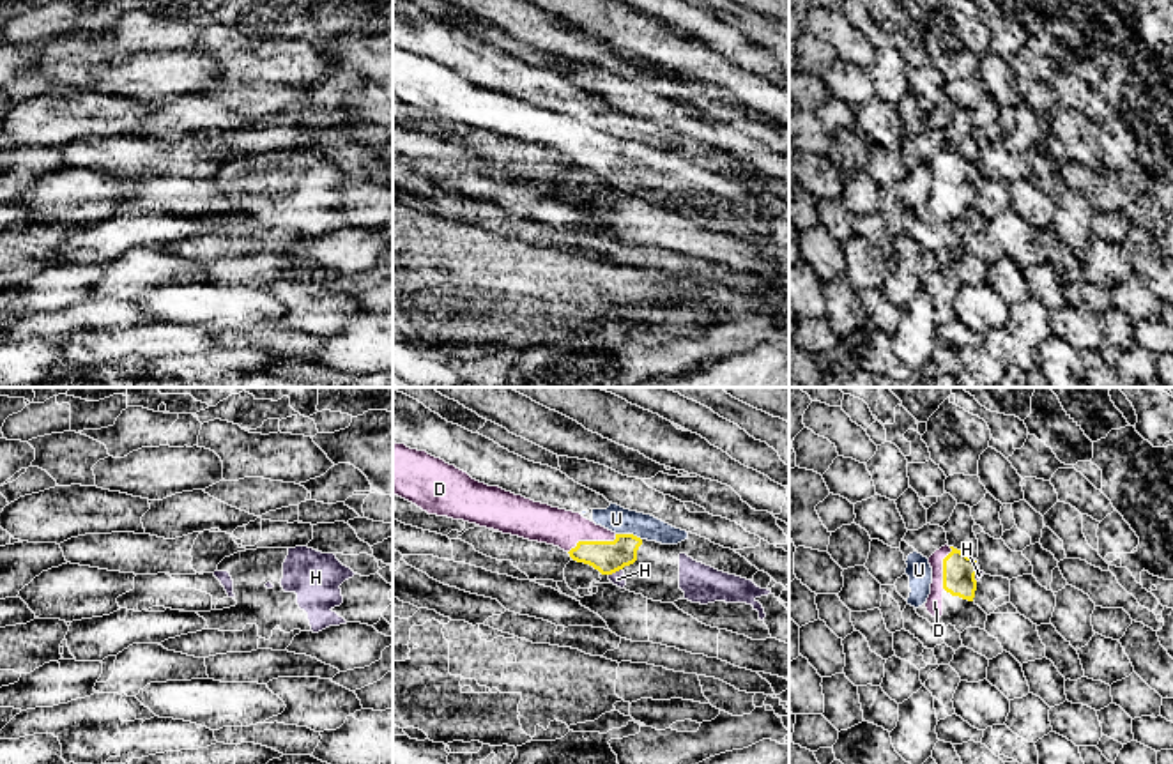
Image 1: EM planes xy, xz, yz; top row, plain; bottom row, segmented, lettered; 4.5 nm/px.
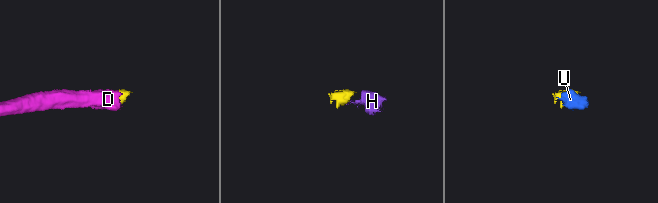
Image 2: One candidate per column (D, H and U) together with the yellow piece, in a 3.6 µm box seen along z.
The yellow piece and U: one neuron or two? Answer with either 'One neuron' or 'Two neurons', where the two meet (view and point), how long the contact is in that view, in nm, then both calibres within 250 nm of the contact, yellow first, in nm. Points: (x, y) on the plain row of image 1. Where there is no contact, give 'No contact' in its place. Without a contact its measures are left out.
Two neurons. Touches yellow at xz (628, 138). Shared border 120 nm. Thickness 150 nm (yellow) against 120 nm

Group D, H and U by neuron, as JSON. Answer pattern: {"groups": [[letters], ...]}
{"groups": [["D", "H"], ["U"]]}

